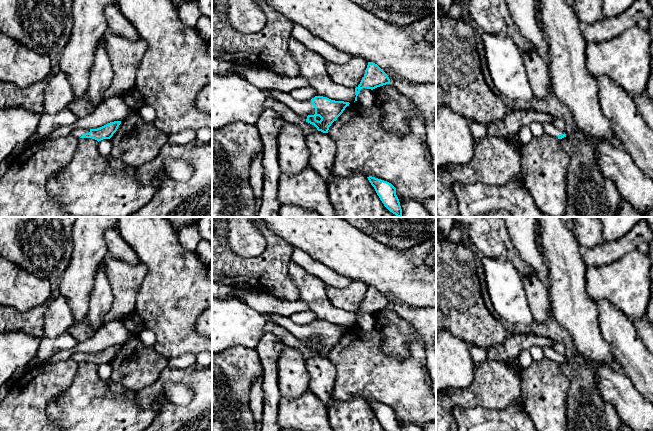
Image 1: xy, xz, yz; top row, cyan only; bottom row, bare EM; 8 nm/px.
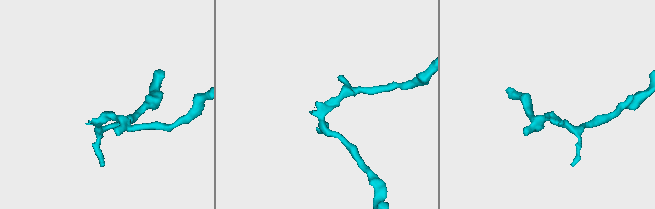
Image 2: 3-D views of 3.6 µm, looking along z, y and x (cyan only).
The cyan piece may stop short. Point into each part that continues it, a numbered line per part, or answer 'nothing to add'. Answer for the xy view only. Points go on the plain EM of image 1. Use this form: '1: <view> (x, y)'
1: xy (77, 356)

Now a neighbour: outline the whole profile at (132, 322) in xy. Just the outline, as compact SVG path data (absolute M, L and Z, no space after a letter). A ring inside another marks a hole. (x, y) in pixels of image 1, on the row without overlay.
M136 313L131 314L124 319L125 326L132 332L139 332L141 329L141 321Z

